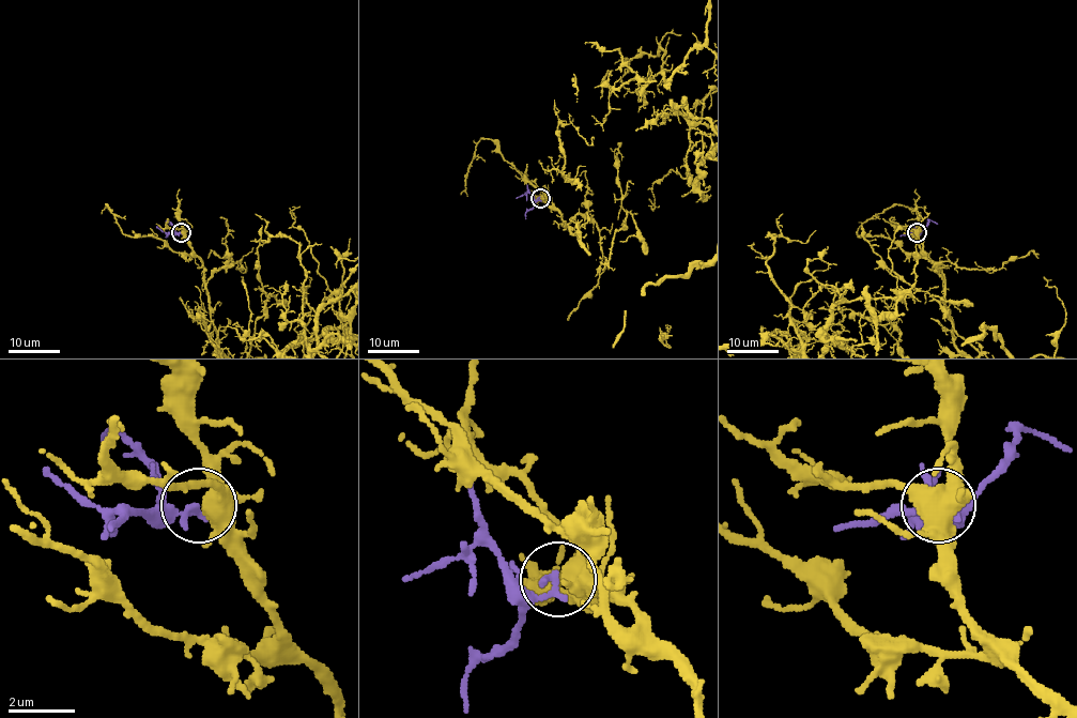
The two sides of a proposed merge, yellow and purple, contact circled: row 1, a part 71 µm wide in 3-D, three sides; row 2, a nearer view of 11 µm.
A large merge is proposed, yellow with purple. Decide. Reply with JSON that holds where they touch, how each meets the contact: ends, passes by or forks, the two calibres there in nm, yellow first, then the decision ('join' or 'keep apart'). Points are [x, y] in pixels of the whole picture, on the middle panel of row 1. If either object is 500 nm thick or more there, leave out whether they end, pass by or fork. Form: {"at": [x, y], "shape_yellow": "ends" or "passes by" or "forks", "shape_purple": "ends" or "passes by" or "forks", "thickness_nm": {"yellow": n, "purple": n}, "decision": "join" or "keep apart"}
{"at": [540, 198], "shape_yellow": "forks", "shape_purple": "ends", "thickness_nm": {"yellow": 440, "purple": 240}, "decision": "keep apart"}

